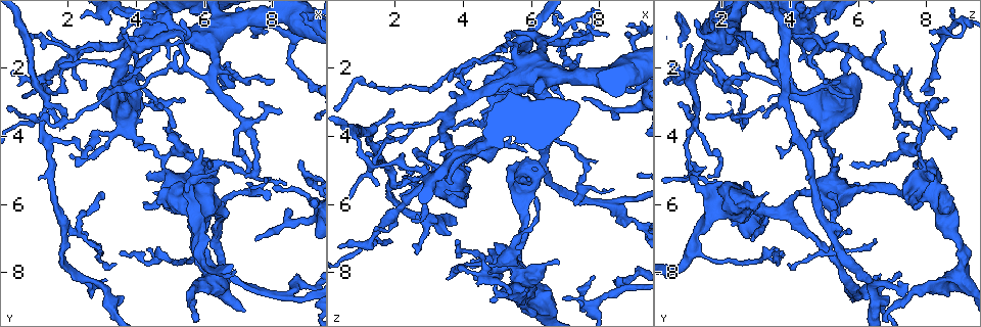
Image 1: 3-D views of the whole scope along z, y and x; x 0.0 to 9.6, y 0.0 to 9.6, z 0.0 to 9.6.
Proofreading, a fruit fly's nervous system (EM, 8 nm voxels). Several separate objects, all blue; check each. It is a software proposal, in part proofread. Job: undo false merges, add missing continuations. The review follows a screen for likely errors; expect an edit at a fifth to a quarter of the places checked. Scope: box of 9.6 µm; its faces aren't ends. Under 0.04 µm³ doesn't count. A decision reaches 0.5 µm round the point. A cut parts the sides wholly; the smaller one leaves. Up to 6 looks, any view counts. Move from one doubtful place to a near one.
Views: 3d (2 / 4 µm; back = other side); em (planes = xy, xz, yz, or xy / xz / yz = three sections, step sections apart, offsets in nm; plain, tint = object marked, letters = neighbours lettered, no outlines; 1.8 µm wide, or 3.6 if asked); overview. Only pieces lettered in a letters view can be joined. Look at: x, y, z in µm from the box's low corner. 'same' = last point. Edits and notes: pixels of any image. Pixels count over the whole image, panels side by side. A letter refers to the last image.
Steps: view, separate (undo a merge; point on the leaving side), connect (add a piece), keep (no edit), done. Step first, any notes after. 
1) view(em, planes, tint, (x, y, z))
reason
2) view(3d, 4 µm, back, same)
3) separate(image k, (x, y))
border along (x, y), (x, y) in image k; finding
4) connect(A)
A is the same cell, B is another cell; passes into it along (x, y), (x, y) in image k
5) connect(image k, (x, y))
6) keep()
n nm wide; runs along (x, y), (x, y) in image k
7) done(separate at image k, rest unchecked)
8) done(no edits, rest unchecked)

view(3d, 2 µm, (4.40, 3.05, 8.05))
thin neck

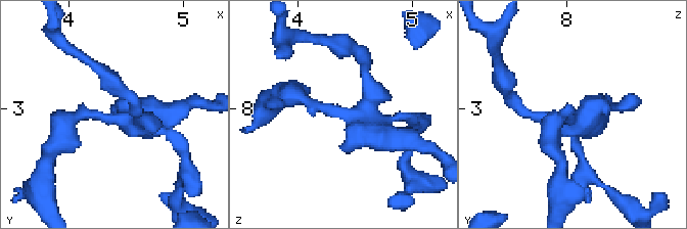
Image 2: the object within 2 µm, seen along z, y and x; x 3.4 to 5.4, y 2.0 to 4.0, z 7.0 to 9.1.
view(em, planes, tint, (4.38, 3.08, 8.04))
shape alone is not enough

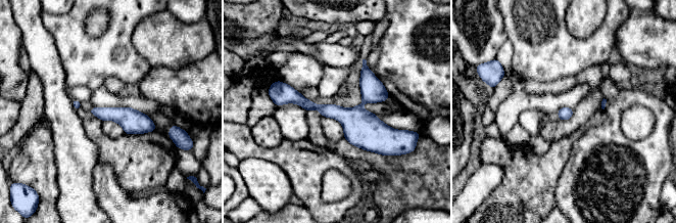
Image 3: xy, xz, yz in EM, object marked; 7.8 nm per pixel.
view(em, planes, letters, same)

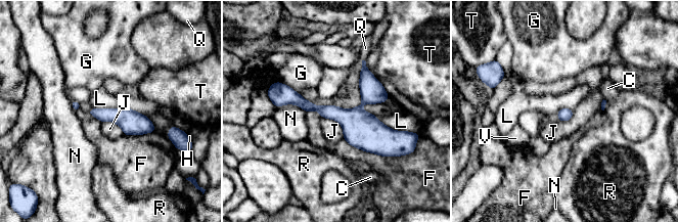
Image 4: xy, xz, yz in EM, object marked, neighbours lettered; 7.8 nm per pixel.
keep()
C, F, G, H, J, L, N, Q, R, T and V are other cells; border along (323, 117), (340, 124), (344, 138) in image 4; continuous, no second neuron

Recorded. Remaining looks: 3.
view(em, planes, letters, (2.60, 8.75, 7.35))
branch stops here

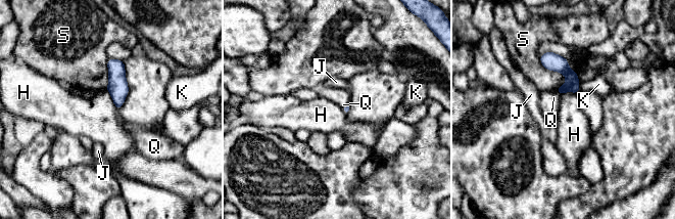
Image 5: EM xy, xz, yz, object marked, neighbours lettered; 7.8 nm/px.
keep()
H, J, K, Q and S are other cells; runs along (547, 54), (571, 76), (576, 90) in image 5; none of them fits

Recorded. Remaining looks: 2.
view(em, 3.6 µm, planes, tint, (6.15, 2.20, 1.10))

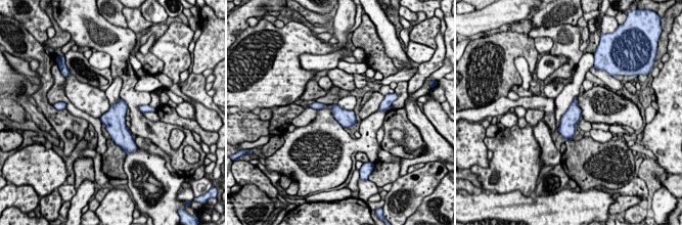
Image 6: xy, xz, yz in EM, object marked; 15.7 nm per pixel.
view(em, 3.6 µm, planes, letters, same)
what lies round it

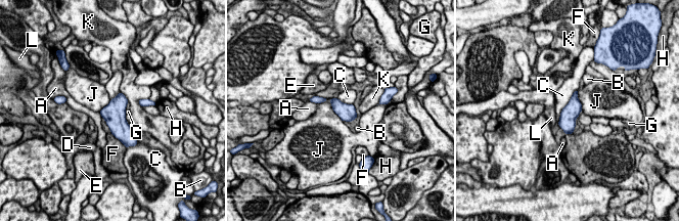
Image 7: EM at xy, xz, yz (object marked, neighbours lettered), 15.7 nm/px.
keep()
A, B, C, D, E, F, G, H, J, K and L are other cells; runs along (314, 99), (331, 100), (354, 115) in image 7; continuous, no second neuron

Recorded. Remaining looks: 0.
done(no edits, rest unchecked)

